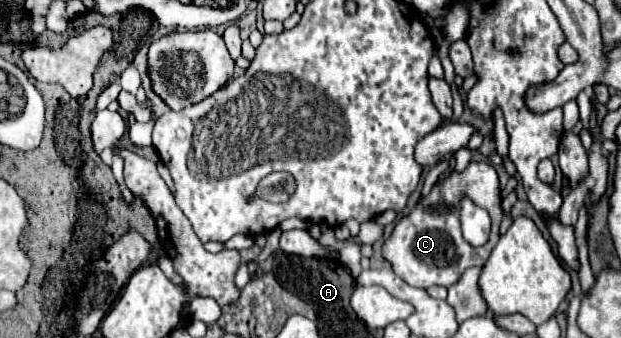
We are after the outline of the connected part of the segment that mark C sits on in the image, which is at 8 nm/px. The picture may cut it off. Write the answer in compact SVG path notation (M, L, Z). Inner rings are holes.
M470 162L462 174L452 172L448 180L444 180L442 184L434 184L432 192L424 196L412 208L412 212L396 224L392 236L384 244L384 258L392 264L394 272L402 280L406 280L410 286L428 288L428 286L440 284L448 288L460 280L466 268L484 266L484 262L488 260L492 248L496 246L500 238L500 222L504 218L504 210L500 202L502 202L500 182L498 182L498 174L494 166L488 162ZM464 194L468 194L476 206L482 206L484 210L488 210L492 218L492 234L482 248L472 248L462 238L460 198Z

